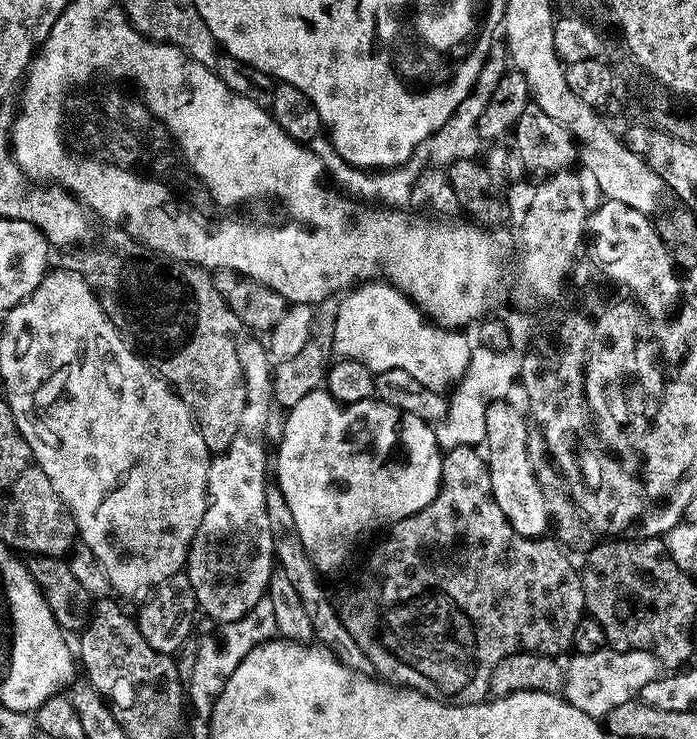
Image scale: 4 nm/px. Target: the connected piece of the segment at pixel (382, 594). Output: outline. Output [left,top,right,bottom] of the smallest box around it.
[338,445,586,704]

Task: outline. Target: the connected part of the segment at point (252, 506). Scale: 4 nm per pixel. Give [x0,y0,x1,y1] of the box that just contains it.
[186,340,276,625]

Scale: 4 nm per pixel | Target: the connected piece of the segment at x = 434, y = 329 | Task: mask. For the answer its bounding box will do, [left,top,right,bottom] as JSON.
[334,282,473,390]

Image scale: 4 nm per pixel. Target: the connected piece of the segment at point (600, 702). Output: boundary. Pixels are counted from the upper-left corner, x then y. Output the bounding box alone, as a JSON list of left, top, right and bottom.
[562,646,662,718]

